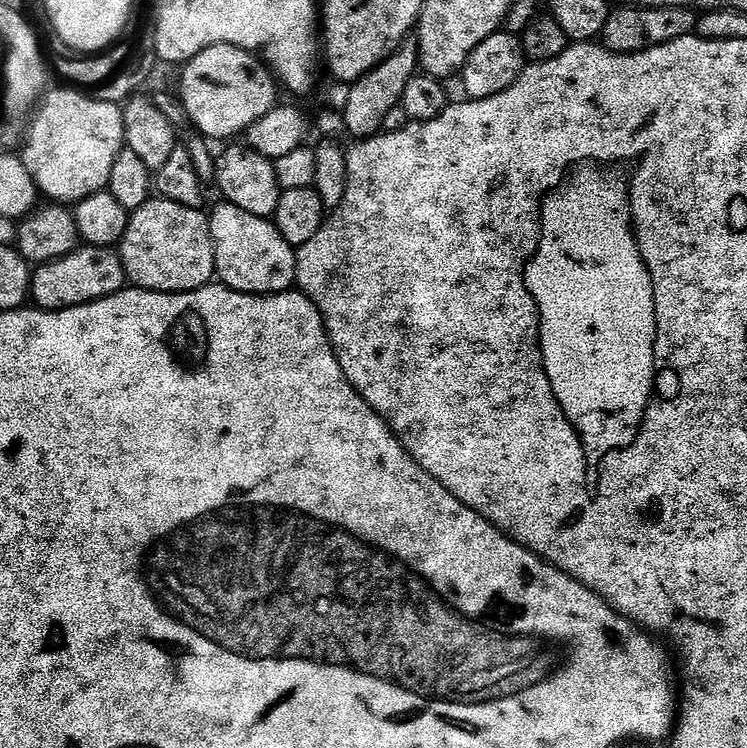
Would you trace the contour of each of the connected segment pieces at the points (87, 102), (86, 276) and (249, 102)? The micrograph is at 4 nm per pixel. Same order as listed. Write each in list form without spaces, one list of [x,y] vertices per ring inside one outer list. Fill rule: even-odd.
[[[72,86],[45,91],[30,123],[26,128],[28,141],[24,144],[22,159],[26,170],[30,170],[30,178],[34,178],[37,189],[44,192],[52,202],[79,202],[90,198],[90,194],[105,191],[110,182],[110,170],[114,170],[114,162],[118,162],[118,154],[123,152],[125,113],[121,105],[111,104],[108,100],[95,100],[87,96],[87,91],[77,90]]]
[[[77,246],[70,254],[41,264],[33,271],[30,300],[35,307],[46,312],[61,312],[77,308],[103,296],[113,296],[125,287],[126,277],[122,258],[115,247],[93,248]]]
[[[215,44],[183,65],[178,99],[184,105],[189,121],[196,123],[195,131],[209,141],[228,140],[247,133],[254,122],[266,118],[277,107],[278,81],[271,68],[259,55],[229,44]]]

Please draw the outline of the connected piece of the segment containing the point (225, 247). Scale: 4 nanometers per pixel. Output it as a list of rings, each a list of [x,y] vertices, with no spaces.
[[[220,202],[210,212],[216,276],[219,283],[252,296],[277,296],[296,283],[296,249],[277,230],[271,219],[255,216],[238,206]]]

